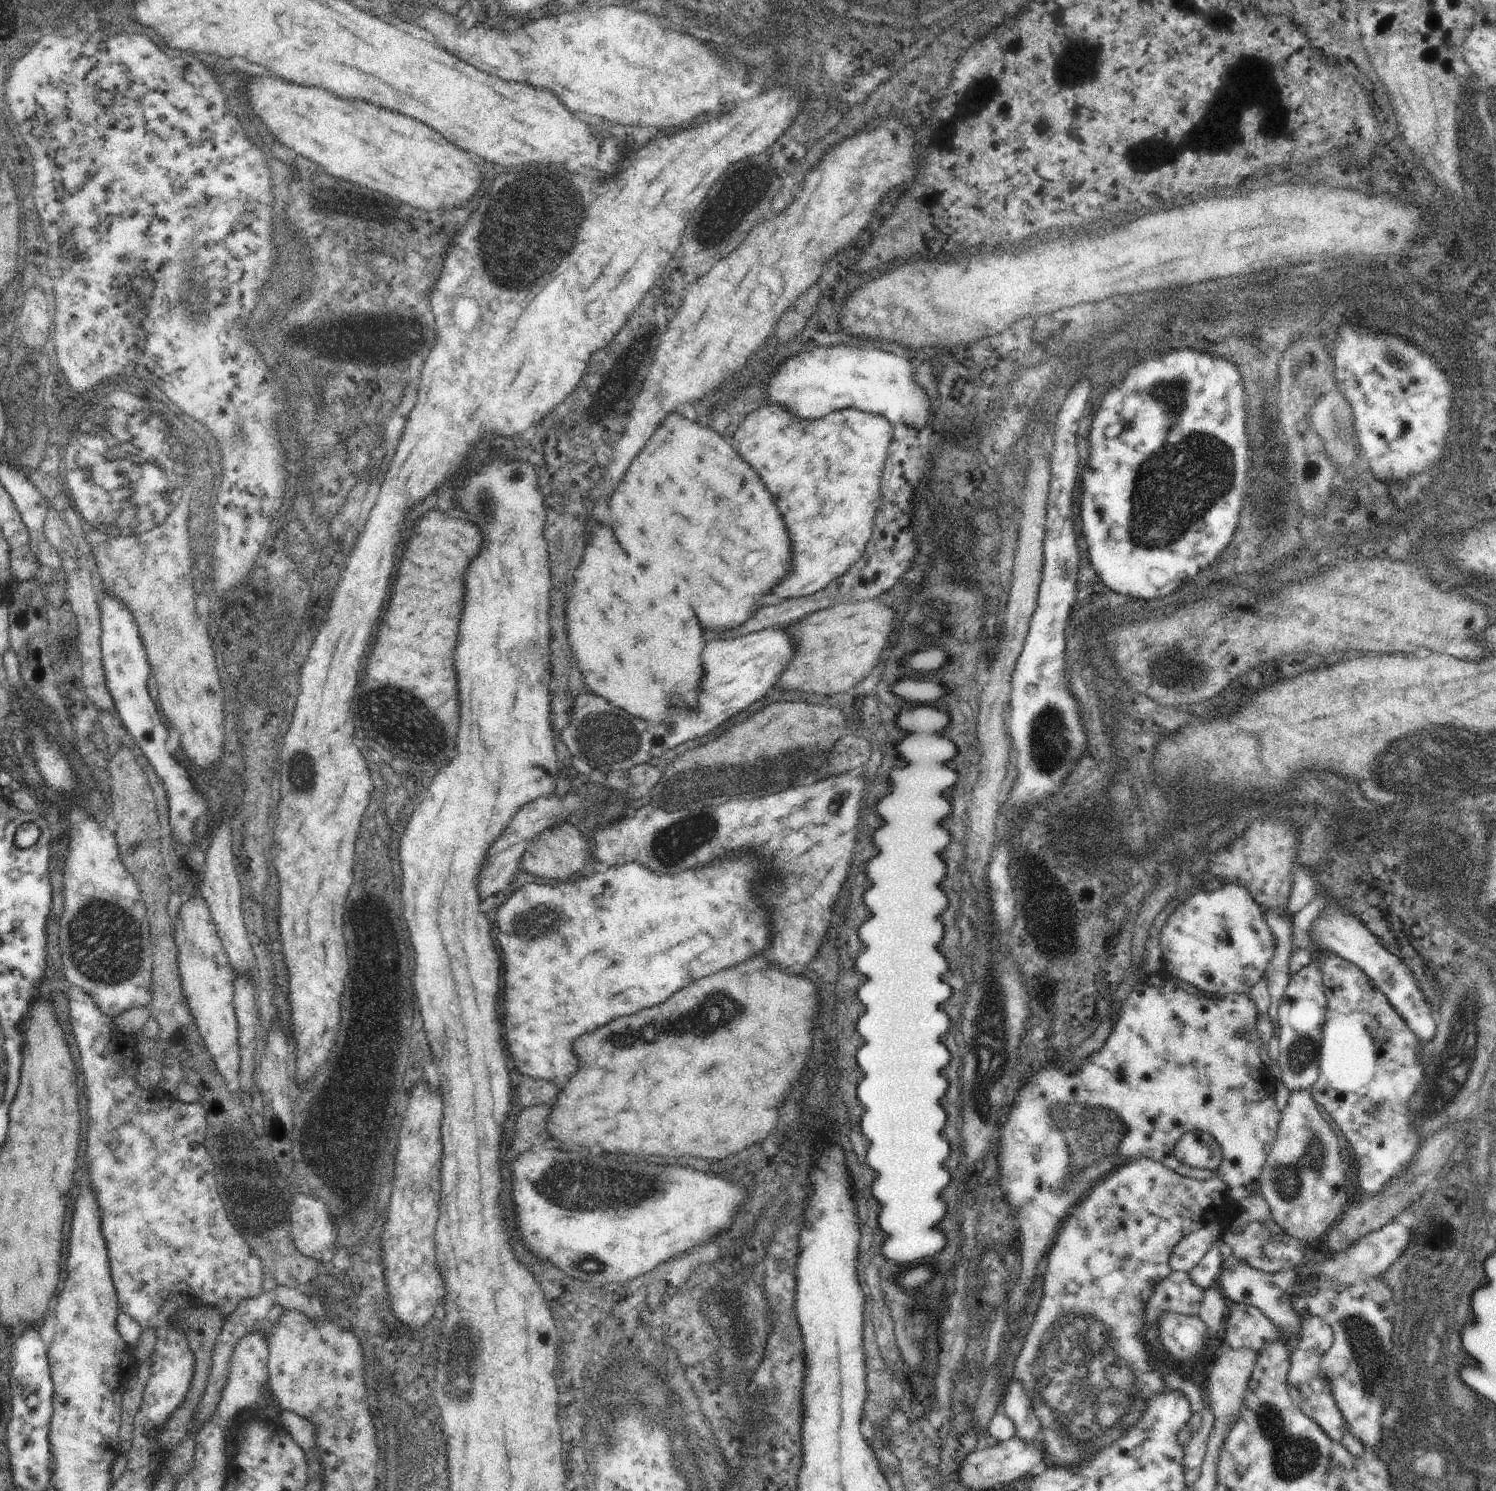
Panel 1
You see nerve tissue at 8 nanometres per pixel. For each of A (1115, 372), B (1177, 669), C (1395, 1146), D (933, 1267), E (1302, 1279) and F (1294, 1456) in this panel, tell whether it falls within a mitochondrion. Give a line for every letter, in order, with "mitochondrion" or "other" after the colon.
A: mitochondrion
B: mitochondrion
C: mitochondrion
D: other
E: other
F: mitochondrion

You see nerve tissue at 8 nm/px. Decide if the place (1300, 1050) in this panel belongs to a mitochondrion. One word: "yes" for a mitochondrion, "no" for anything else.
yes

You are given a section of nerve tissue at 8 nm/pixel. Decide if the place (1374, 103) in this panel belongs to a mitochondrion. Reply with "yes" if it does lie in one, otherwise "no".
no

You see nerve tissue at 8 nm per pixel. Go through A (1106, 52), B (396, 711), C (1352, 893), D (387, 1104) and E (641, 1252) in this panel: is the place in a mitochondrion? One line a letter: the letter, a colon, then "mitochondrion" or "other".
A: other
B: mitochondrion
C: mitochondrion
D: mitochondrion
E: other

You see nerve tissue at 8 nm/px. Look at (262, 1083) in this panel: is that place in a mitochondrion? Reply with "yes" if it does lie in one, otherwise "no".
no

